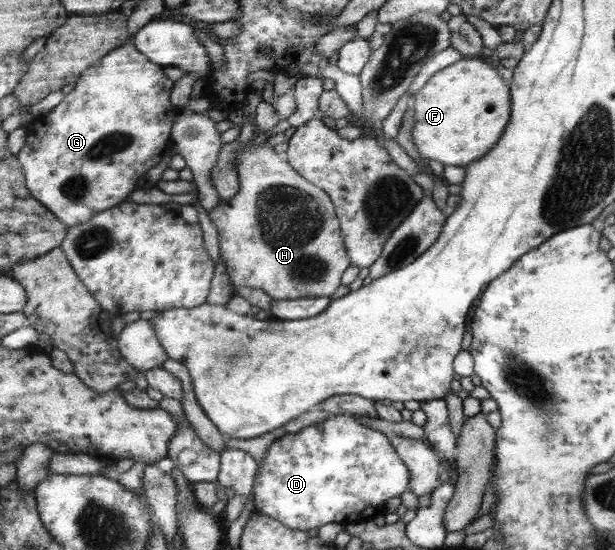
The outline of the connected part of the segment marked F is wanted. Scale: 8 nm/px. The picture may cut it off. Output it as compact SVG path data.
M462 58L432 75L422 89L413 95L412 107L414 126L411 137L421 159L425 162L432 160L442 165L466 167L472 161L480 159L486 151L490 152L494 144L501 140L509 124L512 102L508 95L508 85L495 68L479 58Z

